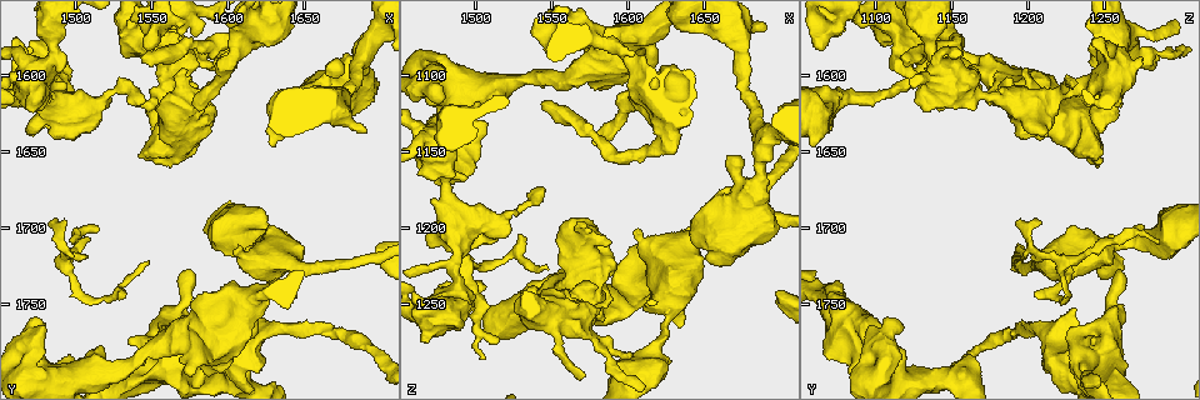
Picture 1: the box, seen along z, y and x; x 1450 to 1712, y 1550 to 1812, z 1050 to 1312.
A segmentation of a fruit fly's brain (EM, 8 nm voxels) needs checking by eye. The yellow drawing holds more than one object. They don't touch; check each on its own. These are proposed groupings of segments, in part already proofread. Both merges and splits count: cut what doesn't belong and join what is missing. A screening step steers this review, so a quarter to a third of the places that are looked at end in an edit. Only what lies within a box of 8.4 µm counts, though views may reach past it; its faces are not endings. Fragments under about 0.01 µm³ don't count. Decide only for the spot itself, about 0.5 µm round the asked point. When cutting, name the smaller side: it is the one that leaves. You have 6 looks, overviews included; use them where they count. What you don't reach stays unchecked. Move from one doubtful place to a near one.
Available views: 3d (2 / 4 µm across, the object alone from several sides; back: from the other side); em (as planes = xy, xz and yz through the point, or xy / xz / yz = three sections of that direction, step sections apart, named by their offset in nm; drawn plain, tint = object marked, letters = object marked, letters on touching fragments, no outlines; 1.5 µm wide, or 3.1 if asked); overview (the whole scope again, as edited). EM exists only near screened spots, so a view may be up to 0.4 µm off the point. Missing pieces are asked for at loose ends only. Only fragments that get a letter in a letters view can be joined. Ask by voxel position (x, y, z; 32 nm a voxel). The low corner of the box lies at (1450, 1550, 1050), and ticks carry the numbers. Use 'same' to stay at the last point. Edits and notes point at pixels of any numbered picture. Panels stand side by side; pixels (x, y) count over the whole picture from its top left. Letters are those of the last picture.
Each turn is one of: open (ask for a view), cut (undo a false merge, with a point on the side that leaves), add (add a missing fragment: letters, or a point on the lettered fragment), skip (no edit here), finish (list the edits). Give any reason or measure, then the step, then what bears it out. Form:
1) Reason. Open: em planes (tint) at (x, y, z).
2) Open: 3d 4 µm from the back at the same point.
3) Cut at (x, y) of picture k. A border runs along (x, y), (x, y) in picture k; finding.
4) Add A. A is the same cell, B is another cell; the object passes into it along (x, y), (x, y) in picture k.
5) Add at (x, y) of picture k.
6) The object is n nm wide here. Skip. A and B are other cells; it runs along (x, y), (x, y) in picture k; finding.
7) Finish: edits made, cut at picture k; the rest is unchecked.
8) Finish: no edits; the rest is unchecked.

Open: em planes (tint) at (1500, 1642, 1210).

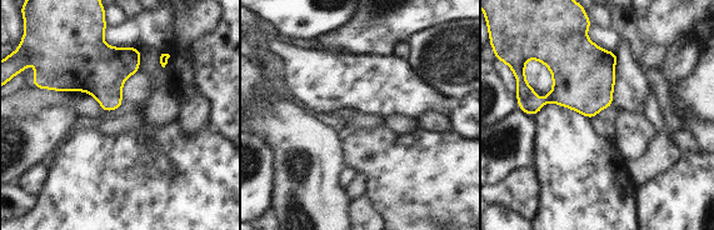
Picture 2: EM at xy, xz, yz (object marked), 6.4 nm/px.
Open: em planes (letters) at the same point.

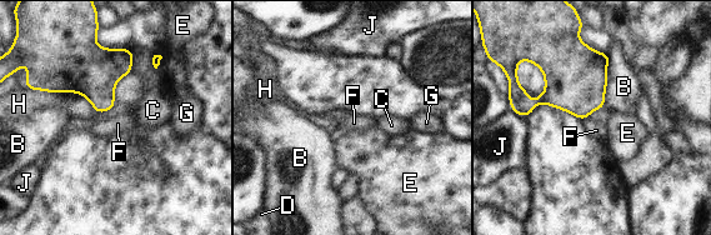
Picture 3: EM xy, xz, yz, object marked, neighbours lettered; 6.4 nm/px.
Skip. B, C, D, E, F, G, H and J are other cells; a border runs along (587, 116), (582, 120) in picture 3; no lettered fragment goes on from it.

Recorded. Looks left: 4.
An open end. Open: em xz step 8 (letters) at (1496, 1784, 1166).

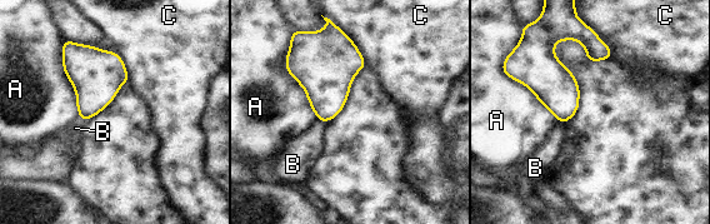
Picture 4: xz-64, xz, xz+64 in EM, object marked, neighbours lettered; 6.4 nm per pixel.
Skip. A, B and C are other cells; a border runs along (63, 41), (63, 70), (80, 119) in picture 4; none of them fits.

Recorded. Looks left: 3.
Branch stops here. Open: em planes (letters) at (1608, 1712, 1204).

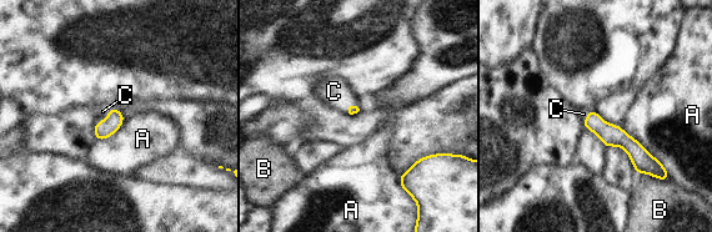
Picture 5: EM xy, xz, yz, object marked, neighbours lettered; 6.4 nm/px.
Add C. C is the same cell, A and B are other cells; the object passes into it along (103, 130), (105, 119), (103, 111) in picture 5; the neuron continues.

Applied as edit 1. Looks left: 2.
Finish: edits made, add at picture 5; the rest is unchecked.

